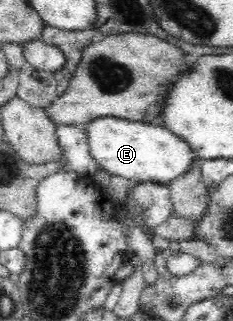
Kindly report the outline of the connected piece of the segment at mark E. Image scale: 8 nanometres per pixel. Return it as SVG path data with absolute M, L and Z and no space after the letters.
M95 117L89 124L83 127L89 145L91 158L111 176L117 176L129 180L132 184L143 184L152 182L153 184L167 184L185 174L197 159L188 143L182 141L177 134L165 126L146 124L141 121L129 121L116 117Z

